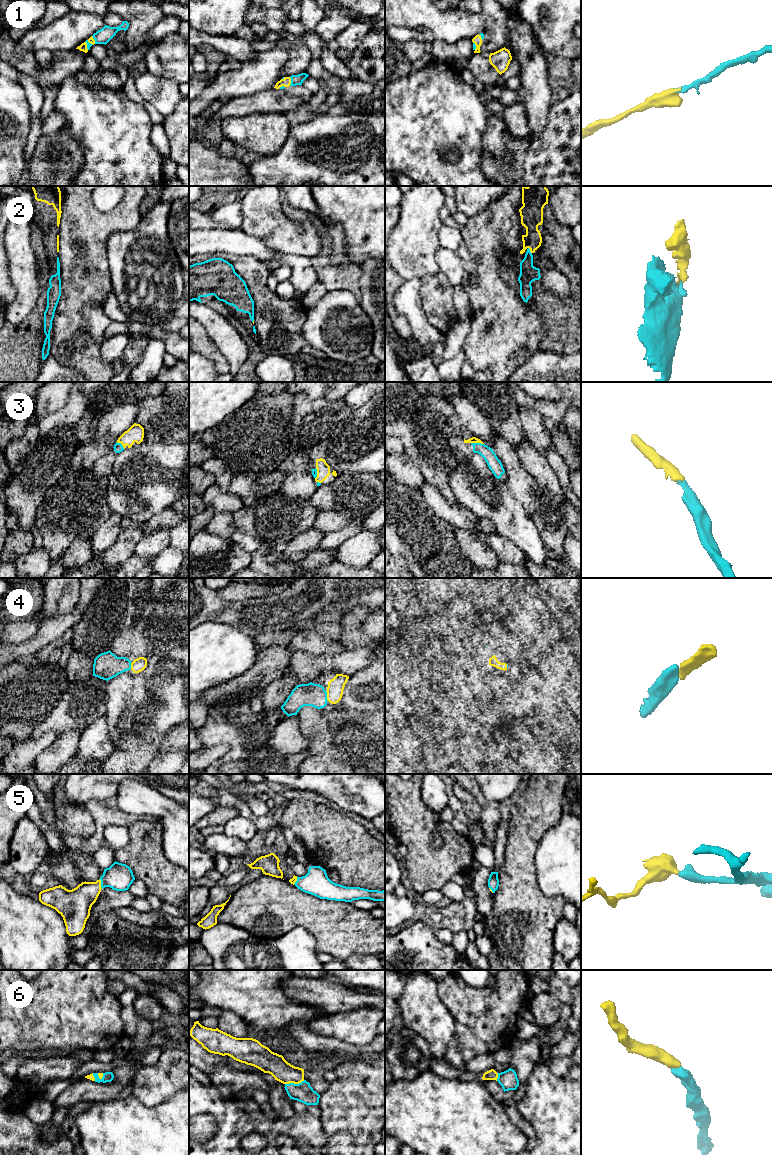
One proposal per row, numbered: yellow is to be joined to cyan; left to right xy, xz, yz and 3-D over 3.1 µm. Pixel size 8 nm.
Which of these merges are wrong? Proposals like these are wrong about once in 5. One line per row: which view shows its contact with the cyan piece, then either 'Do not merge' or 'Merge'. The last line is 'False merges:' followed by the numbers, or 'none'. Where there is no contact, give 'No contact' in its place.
1: Touches cyan in xz. Merge
2: Touches cyan in yz. Merge
3: Touches cyan in yz. Merge
4: Touches cyan in xz. Merge
5: Touches cyan in xy. Merge
6: Touches cyan in xz. Merge
False merges: none

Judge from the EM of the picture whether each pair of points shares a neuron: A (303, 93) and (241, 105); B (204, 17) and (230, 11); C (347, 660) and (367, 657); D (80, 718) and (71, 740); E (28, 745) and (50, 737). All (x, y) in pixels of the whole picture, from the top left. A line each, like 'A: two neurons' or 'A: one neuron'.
A: one neuron
B: one neuron
C: one neuron
D: two neurons
E: one neuron

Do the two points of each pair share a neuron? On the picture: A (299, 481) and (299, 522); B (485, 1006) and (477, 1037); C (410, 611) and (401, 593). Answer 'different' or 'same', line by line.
A: different
B: same
C: same

